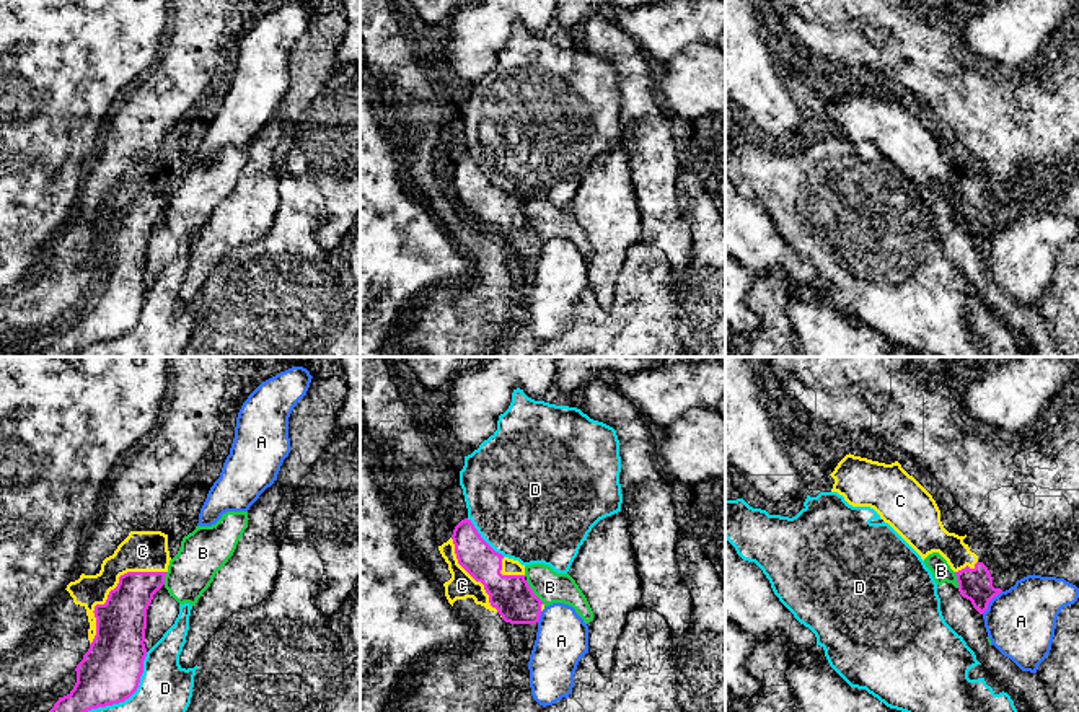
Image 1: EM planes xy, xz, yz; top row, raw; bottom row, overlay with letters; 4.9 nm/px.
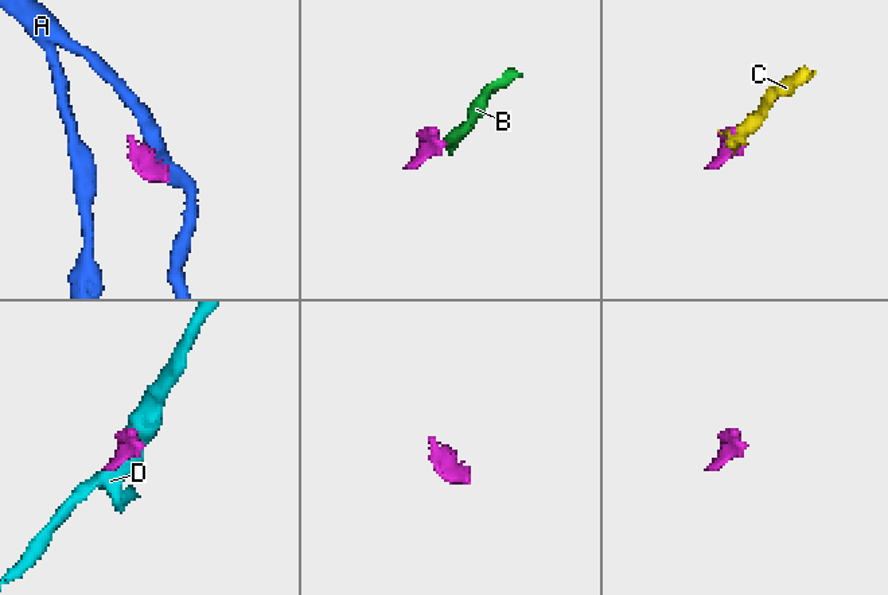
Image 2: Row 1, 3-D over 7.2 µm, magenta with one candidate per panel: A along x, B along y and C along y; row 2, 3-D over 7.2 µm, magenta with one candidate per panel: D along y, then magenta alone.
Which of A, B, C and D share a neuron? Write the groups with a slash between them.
A / B / C / D

